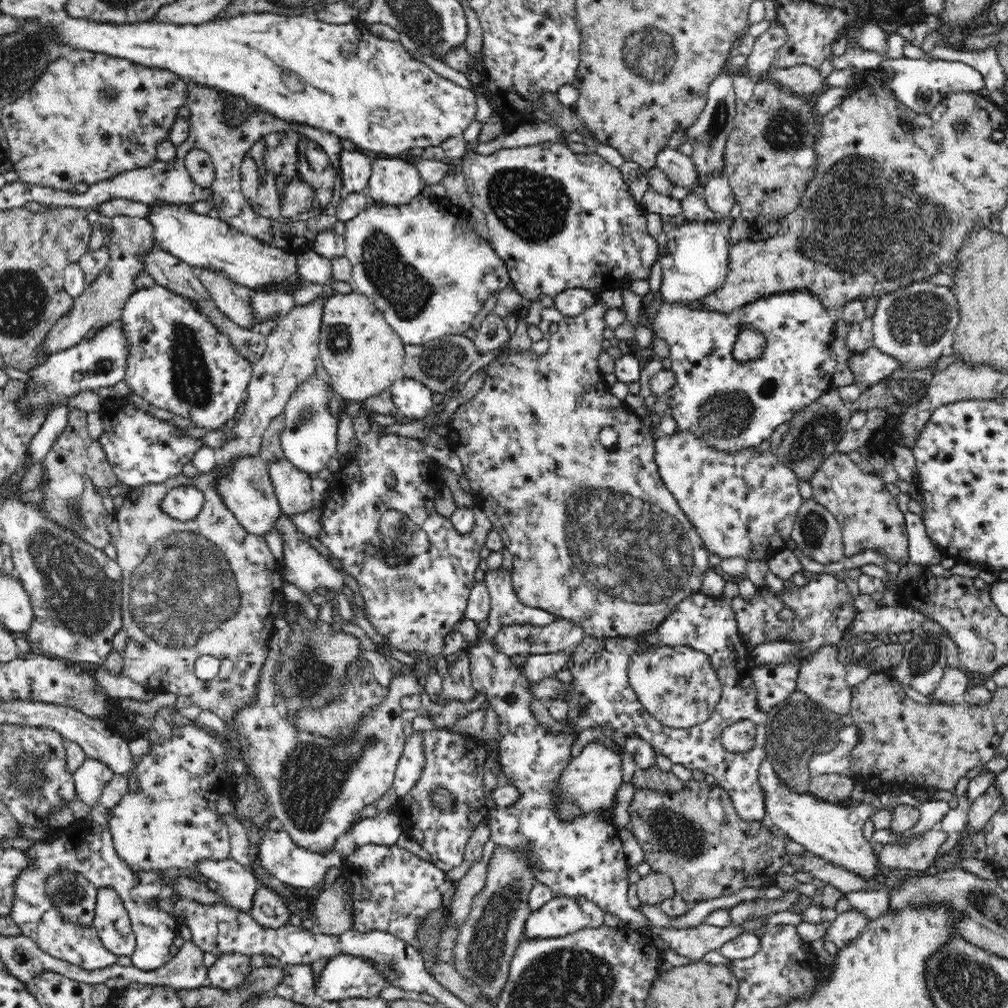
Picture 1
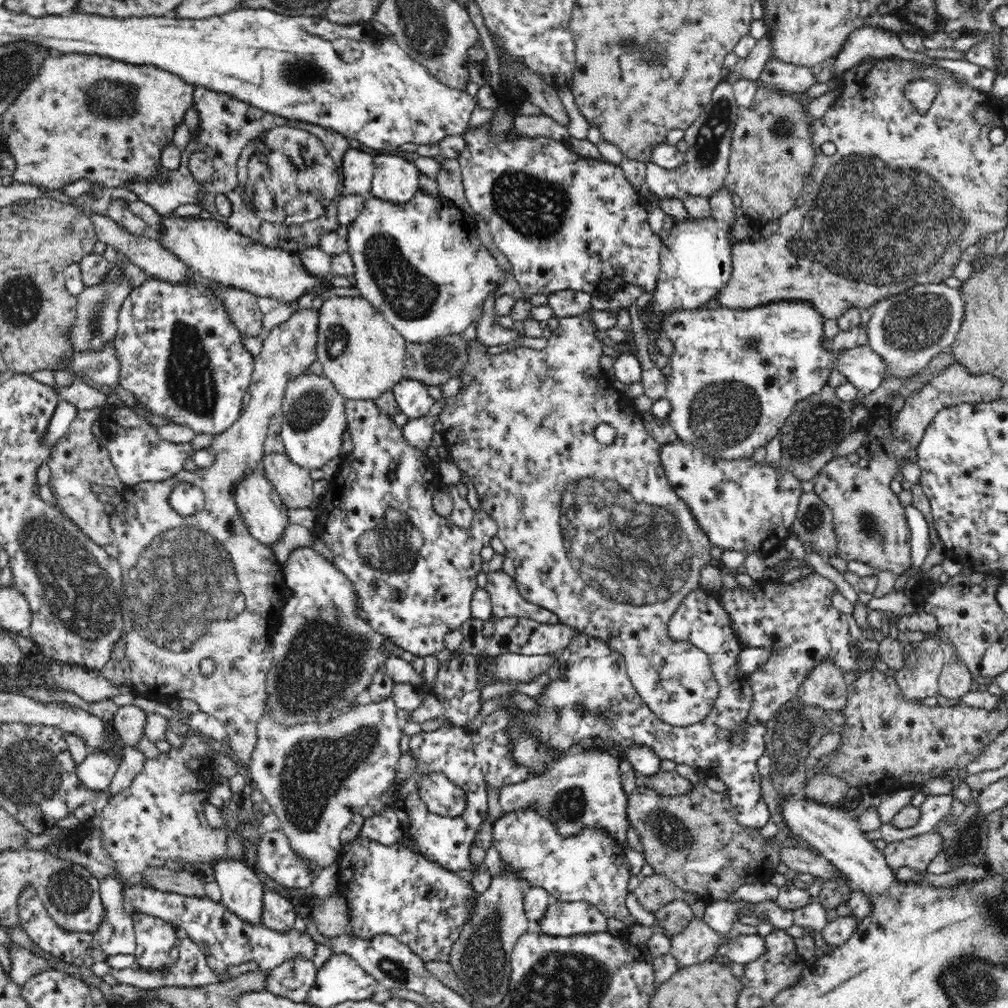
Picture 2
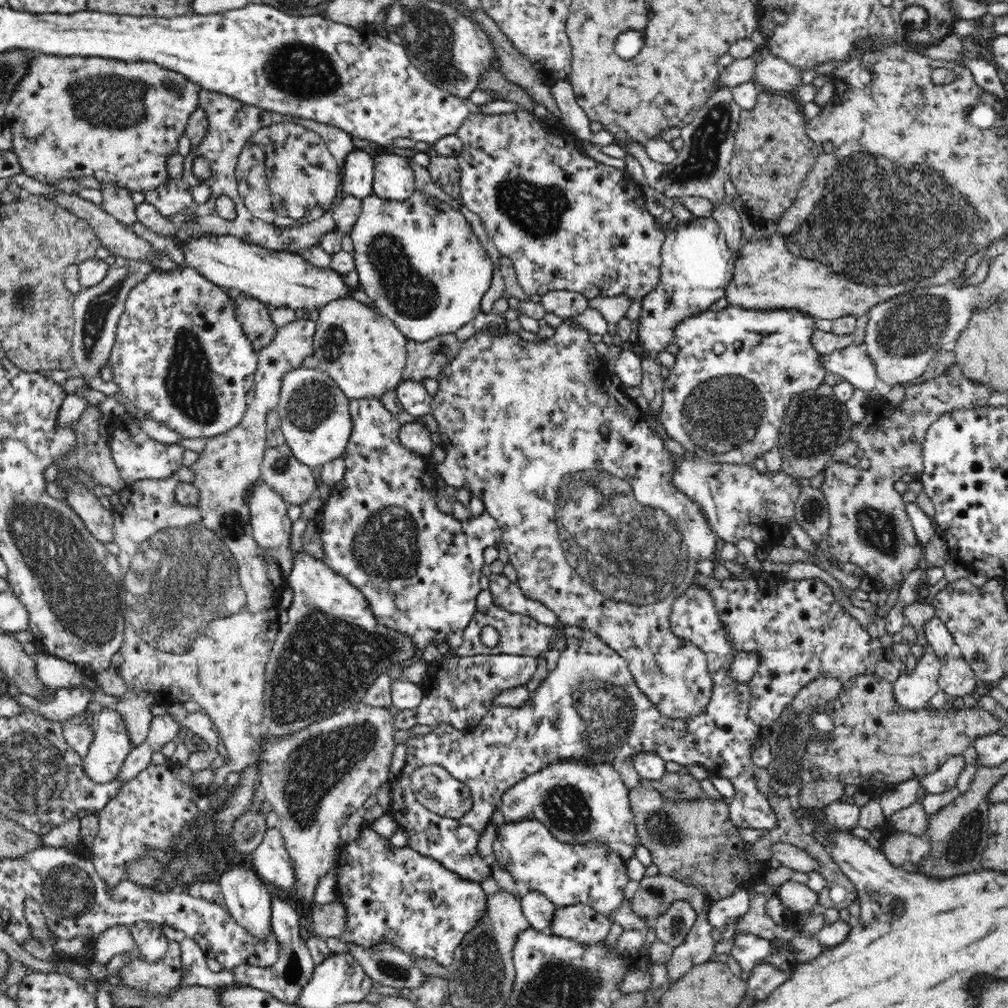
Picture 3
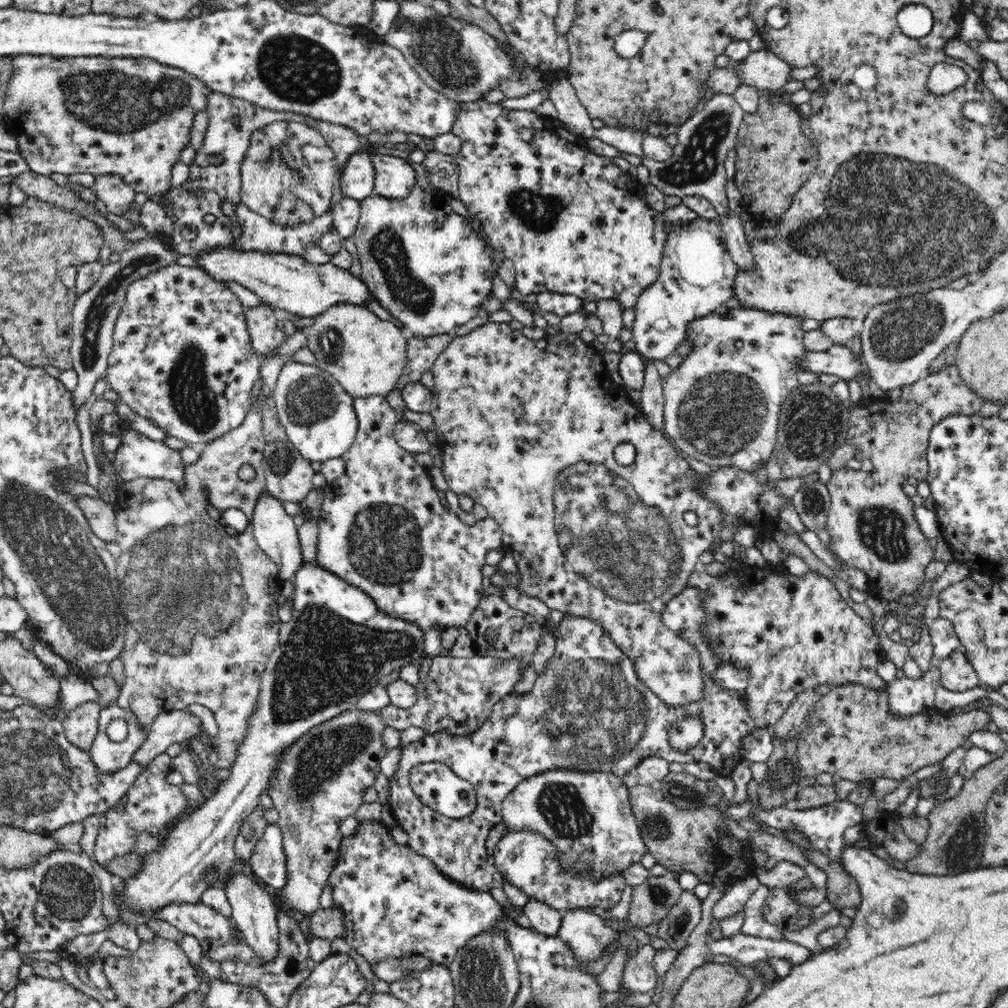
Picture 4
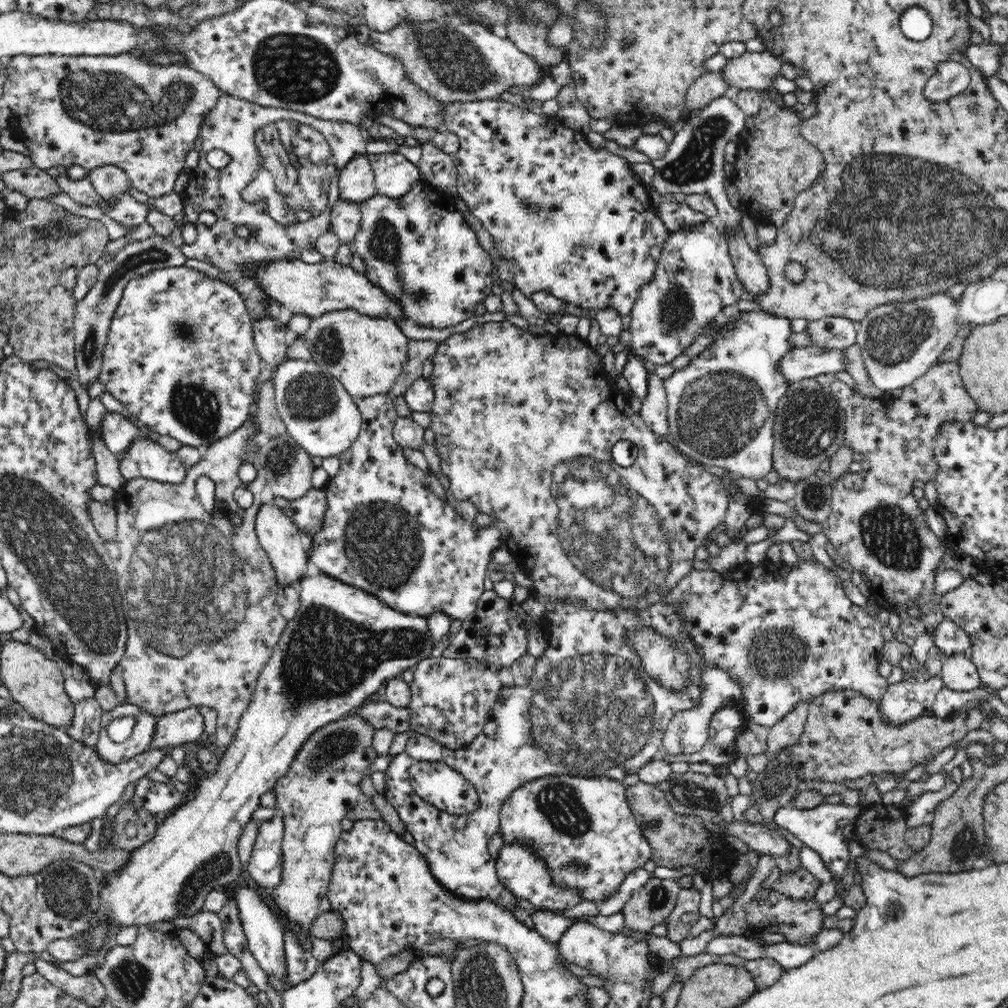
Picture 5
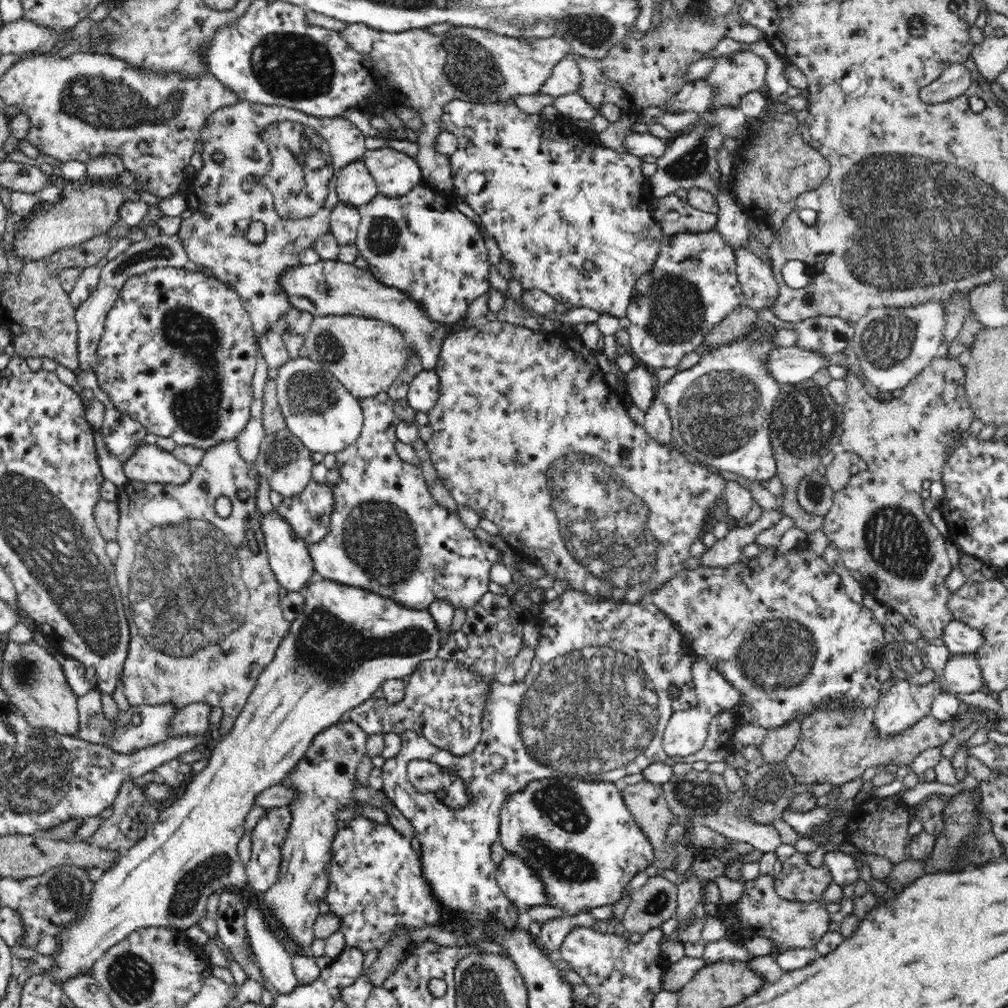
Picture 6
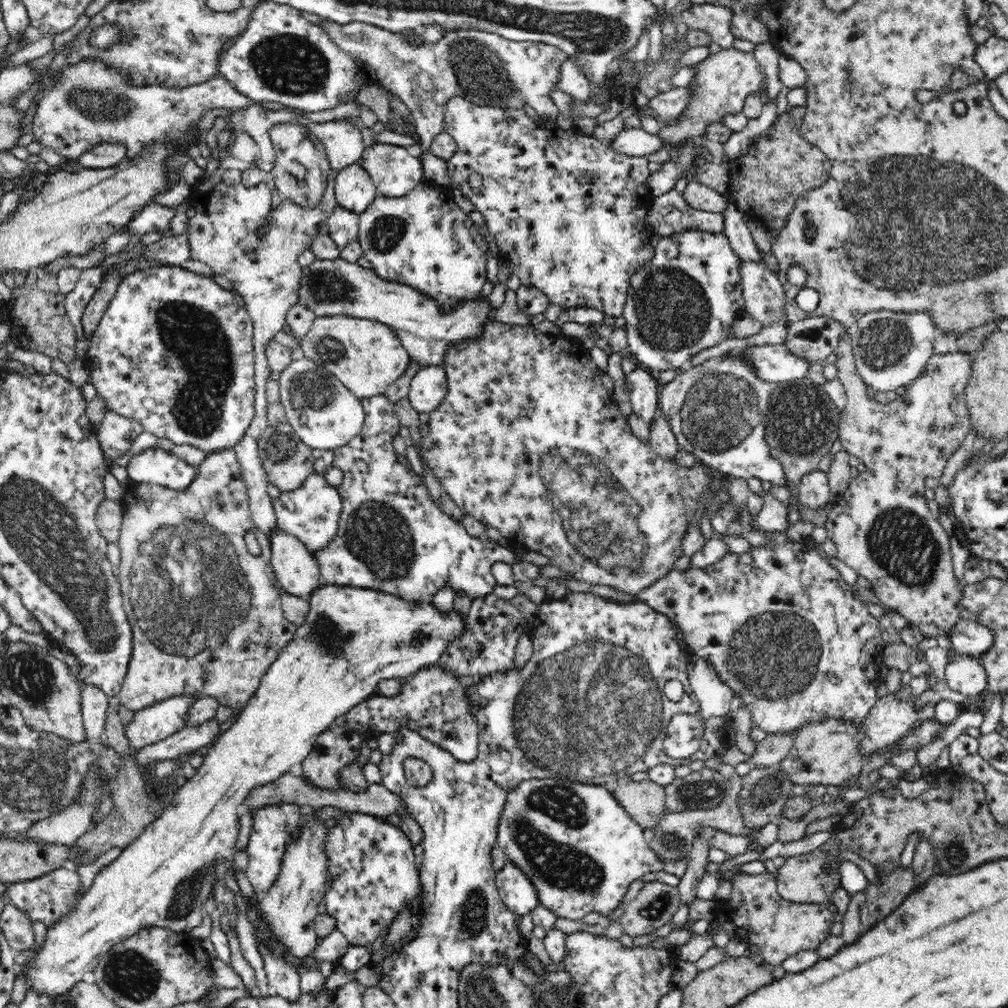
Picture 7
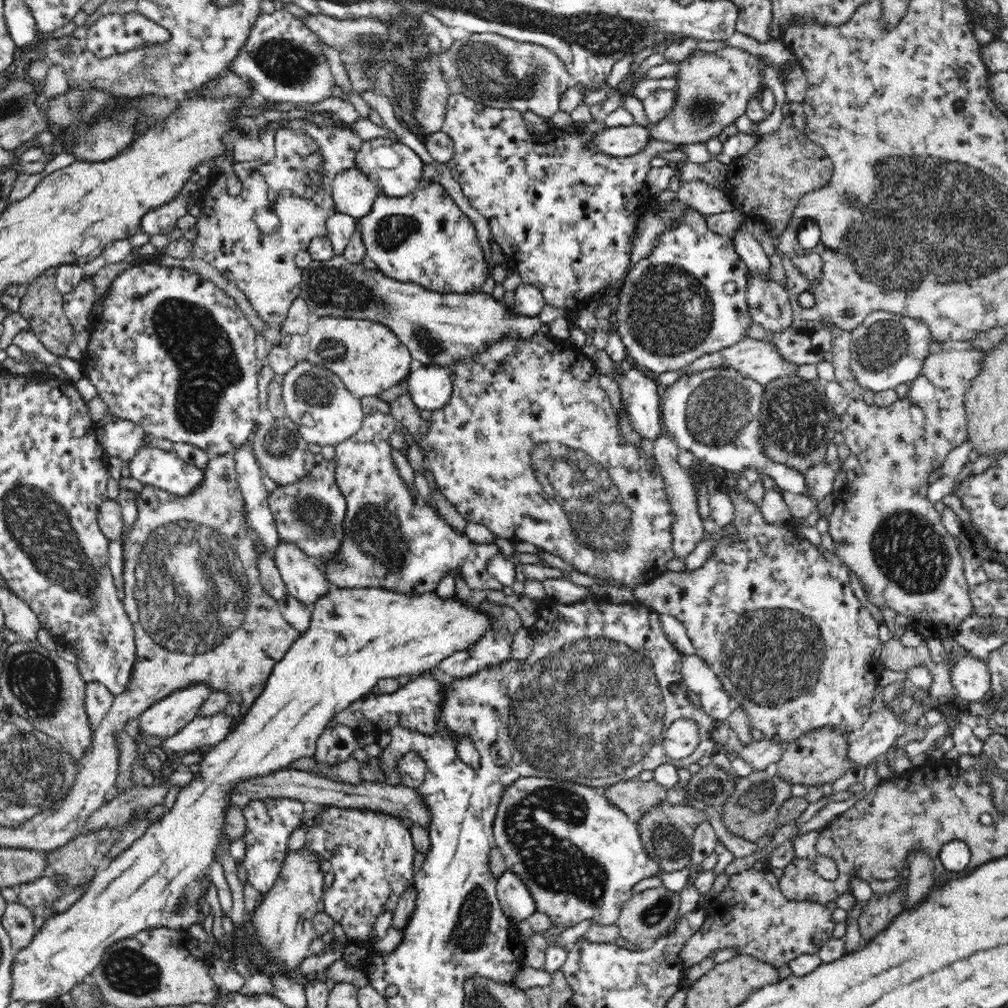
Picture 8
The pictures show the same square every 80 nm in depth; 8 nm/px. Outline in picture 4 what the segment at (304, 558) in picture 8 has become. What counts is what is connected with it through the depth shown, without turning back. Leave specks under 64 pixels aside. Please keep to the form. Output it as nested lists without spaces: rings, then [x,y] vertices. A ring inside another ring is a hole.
[[[266,489],[262,490],[262,494],[256,500],[256,506],[254,506],[251,517],[253,534],[259,547],[275,562],[275,566],[278,567],[279,578],[282,581],[292,580],[303,560],[298,541],[298,526],[294,519],[286,513],[282,500],[266,492]]]

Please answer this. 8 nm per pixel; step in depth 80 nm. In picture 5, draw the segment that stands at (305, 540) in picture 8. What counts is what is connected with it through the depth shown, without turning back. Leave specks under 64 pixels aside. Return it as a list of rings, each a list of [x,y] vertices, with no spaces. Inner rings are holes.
[[[311,488],[302,498],[290,501],[285,513],[296,523],[300,531],[315,535],[322,526],[322,516],[326,510],[326,493],[323,488]]]

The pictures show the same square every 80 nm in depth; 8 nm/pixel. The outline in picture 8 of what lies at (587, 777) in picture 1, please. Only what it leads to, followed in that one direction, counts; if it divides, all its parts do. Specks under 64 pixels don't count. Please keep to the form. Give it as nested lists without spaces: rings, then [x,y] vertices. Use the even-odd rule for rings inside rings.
[[[526,777],[516,780],[514,784],[506,788],[504,796],[502,796],[502,802],[500,802],[500,806],[498,806],[496,818],[494,819],[493,833],[495,846],[502,851],[507,870],[514,872],[514,874],[522,879],[524,885],[530,889],[537,910],[548,914],[554,926],[565,926],[565,928],[568,928],[568,926],[576,926],[578,922],[588,920],[588,918],[592,918],[593,922],[598,925],[615,924],[622,905],[633,895],[632,886],[645,878],[656,877],[662,872],[658,862],[646,852],[636,820],[630,820],[620,808],[614,807],[612,801],[608,801],[608,797],[606,797],[603,789],[572,782],[562,782],[560,778]]]

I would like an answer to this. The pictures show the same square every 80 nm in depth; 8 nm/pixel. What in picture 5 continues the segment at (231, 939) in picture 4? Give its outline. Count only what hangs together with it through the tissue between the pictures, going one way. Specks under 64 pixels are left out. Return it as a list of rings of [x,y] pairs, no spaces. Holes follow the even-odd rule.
[[[198,910],[194,914],[178,914],[171,922],[177,930],[190,929],[202,939],[206,951],[211,954],[223,955],[228,953],[224,944],[223,926],[224,923],[218,914],[206,910]]]

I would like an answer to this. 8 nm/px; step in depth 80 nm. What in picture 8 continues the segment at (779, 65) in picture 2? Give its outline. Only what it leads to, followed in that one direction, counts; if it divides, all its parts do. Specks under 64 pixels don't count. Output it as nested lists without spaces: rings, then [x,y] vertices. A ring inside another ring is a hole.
[[[726,47],[717,52],[700,52],[681,62],[674,110],[649,130],[652,139],[679,146],[706,142],[720,134],[724,126],[744,115],[750,98],[755,98],[764,83],[758,55]]]

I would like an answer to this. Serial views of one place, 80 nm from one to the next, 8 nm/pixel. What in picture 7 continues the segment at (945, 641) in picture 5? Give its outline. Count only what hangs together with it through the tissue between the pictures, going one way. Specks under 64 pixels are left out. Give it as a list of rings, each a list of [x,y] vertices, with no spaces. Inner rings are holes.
[[[960,619],[952,626],[948,637],[956,656],[979,658],[994,642],[992,630],[970,620]]]

